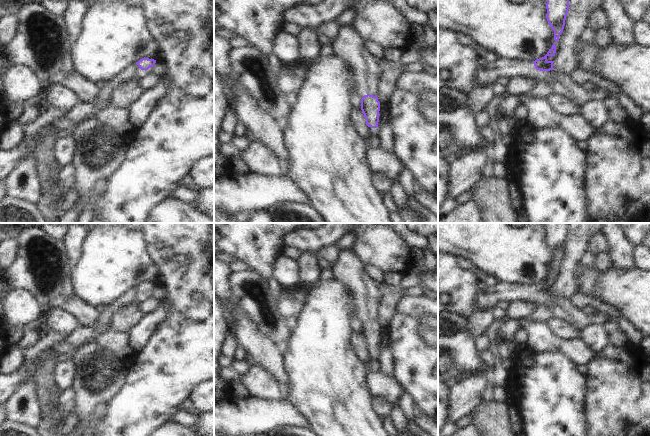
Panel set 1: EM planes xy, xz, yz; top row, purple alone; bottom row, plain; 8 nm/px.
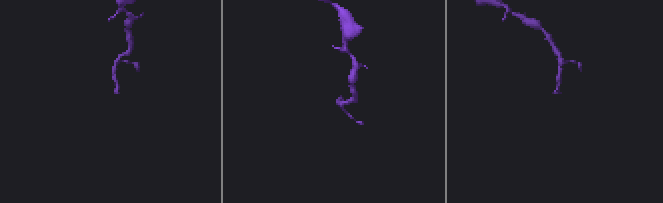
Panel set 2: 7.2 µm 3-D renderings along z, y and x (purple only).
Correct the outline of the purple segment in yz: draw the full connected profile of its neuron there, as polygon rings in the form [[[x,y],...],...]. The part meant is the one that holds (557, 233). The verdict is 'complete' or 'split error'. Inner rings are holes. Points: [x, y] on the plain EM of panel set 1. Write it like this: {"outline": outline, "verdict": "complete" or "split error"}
{"outline": [[[547,223],[546,233],[546,242],[554,255],[554,264],[558,265],[565,250],[569,223]]], "verdict": "complete"}

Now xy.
{"outline": [[[142,282],[134,288],[136,294],[136,303],[140,303],[145,299],[152,298],[152,292],[155,289],[156,284],[149,282]]], "verdict": "split error"}

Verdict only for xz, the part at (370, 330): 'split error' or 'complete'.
split error

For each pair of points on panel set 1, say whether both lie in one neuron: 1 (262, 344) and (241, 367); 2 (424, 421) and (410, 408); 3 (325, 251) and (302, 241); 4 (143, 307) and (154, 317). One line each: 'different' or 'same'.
1: different
2: same
3: different
4: different

